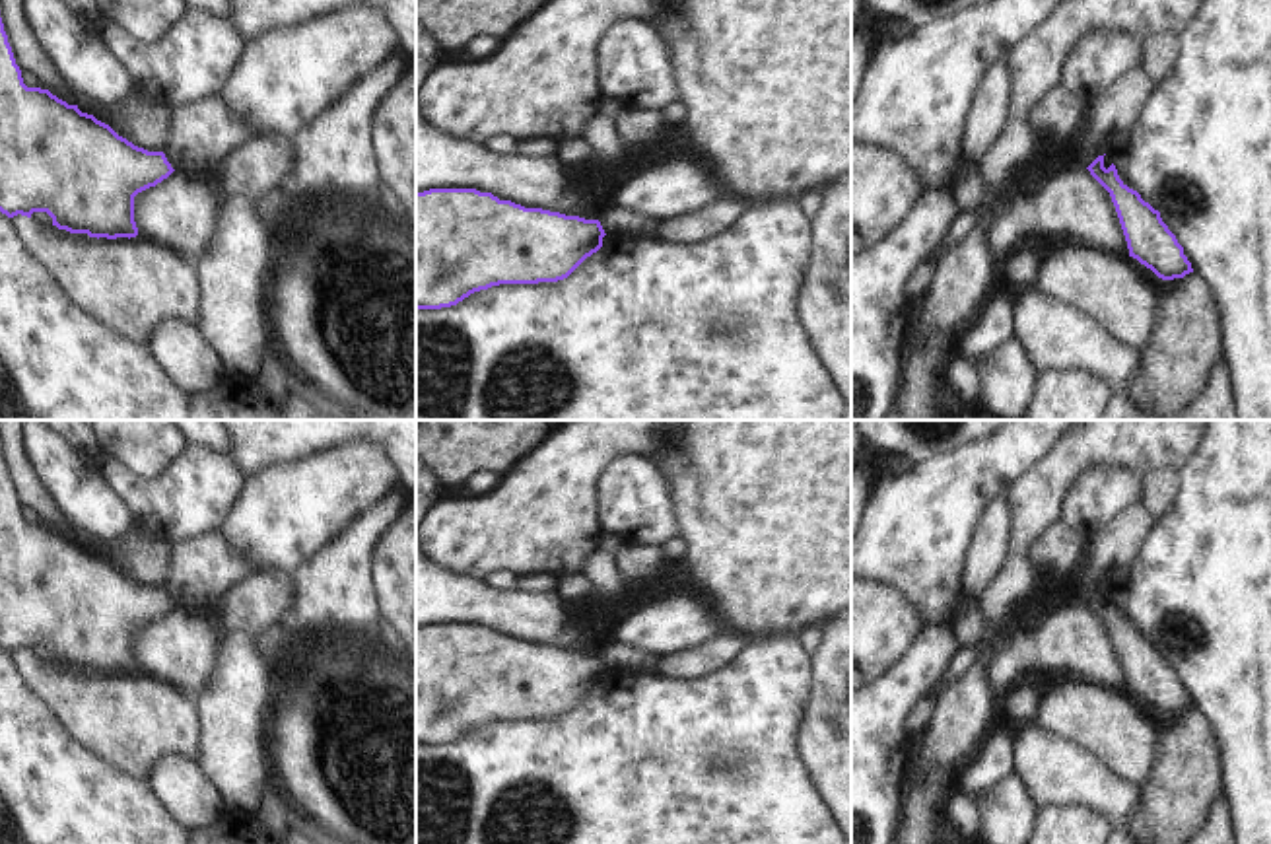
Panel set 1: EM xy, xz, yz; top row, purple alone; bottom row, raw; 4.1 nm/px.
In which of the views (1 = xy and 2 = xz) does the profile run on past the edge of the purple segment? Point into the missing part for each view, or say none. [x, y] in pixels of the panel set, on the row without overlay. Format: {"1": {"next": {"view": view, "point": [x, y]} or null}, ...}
{"1": {"next": null}, "2": {"next": null}}

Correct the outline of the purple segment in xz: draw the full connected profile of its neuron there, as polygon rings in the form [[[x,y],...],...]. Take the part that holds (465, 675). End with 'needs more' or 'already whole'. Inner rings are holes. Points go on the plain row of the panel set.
[[[476,624],[416,628],[416,745],[451,743],[499,720],[538,720],[567,714],[602,683],[599,655],[525,644]]]; already whole

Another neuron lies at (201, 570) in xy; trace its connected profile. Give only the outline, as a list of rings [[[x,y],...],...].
[[[210,531],[173,545],[163,589],[175,607],[210,611],[216,599],[245,576],[245,558],[220,531]]]

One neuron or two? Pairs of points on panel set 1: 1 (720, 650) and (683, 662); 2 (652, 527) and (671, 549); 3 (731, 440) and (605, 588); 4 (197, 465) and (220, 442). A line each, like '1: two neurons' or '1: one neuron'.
1: one neuron
2: two neurons
3: two neurons
4: two neurons

